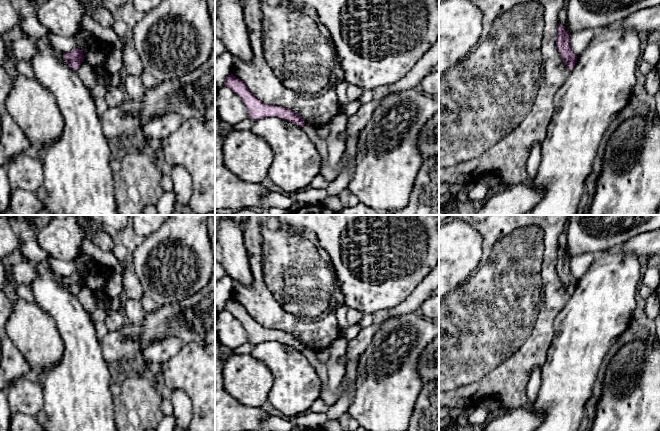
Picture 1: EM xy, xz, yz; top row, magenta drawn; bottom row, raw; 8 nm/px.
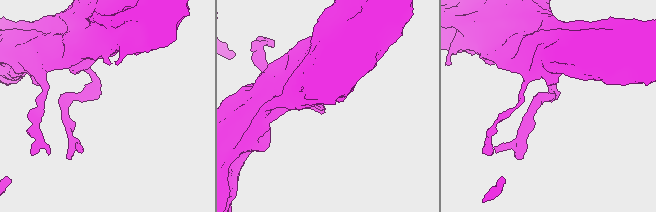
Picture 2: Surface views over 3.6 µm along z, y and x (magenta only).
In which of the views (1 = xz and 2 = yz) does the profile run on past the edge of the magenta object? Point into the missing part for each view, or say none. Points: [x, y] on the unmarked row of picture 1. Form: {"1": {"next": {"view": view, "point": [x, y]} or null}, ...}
{"1": {"next": null}, "2": {"next": null}}

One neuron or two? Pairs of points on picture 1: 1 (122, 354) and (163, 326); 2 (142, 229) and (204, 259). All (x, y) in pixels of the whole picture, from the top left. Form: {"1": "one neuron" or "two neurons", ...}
{"1": "one neuron", "2": "two neurons"}

